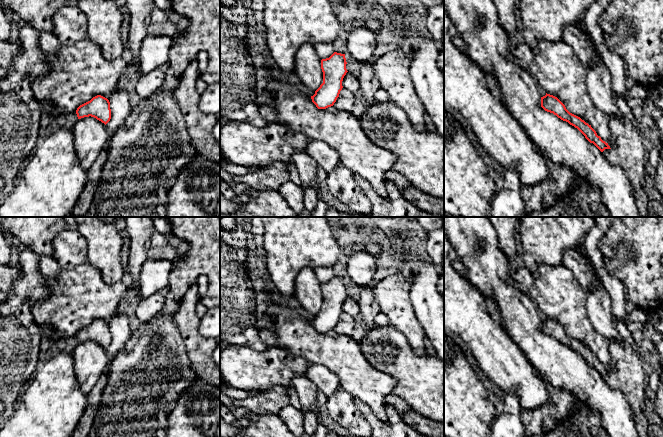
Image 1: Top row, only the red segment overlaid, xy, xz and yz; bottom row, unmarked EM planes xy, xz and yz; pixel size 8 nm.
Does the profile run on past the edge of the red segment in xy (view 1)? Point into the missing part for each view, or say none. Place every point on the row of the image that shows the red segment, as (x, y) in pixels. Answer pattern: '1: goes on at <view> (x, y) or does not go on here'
1: does not go on here

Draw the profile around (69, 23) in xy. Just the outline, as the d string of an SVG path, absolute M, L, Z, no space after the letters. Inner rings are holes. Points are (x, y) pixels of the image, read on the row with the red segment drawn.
M77 5L58 9L52 19L53 33L63 46L87 39L87 18Z

